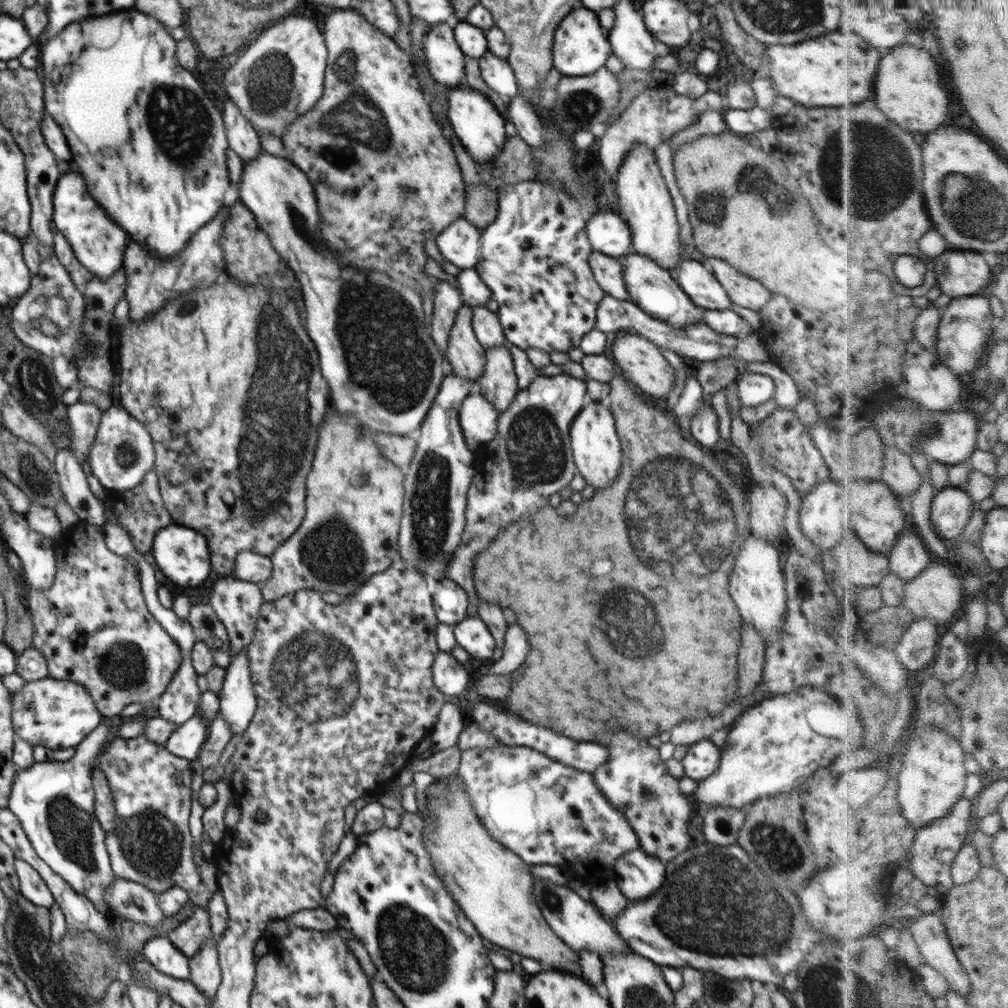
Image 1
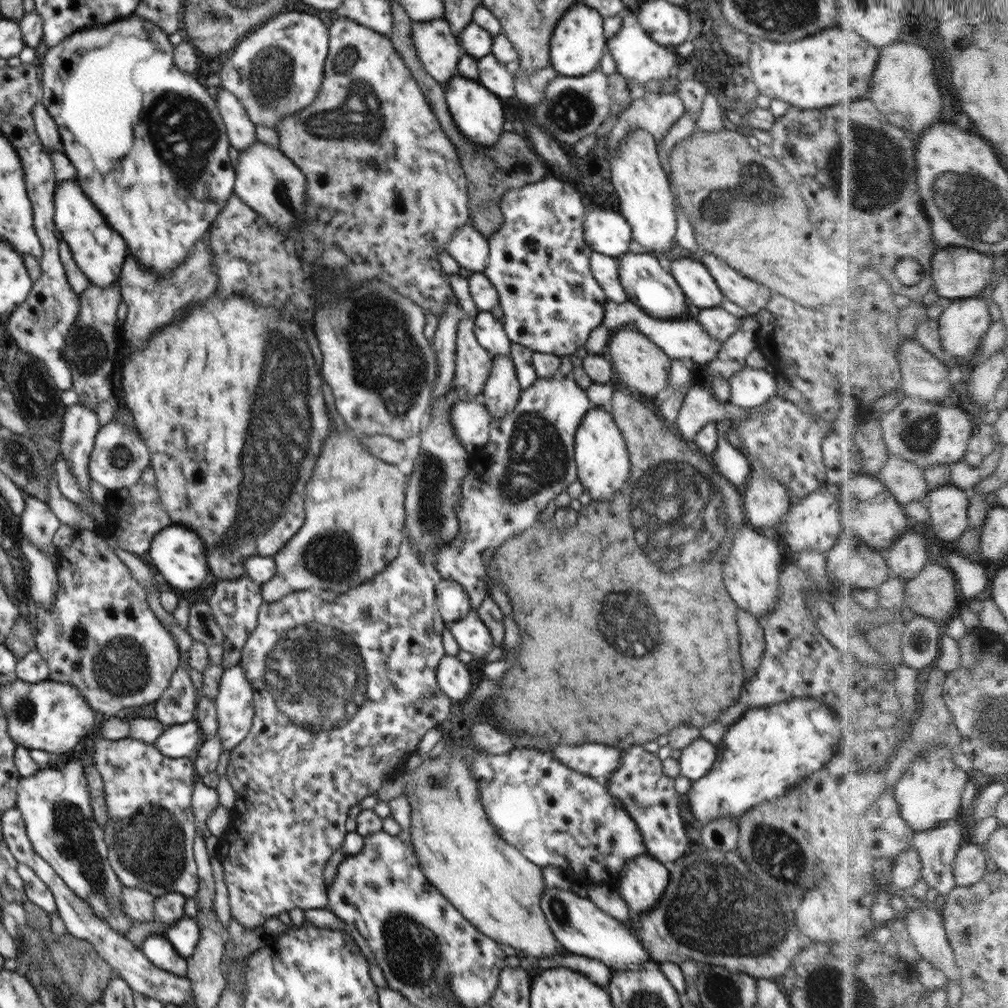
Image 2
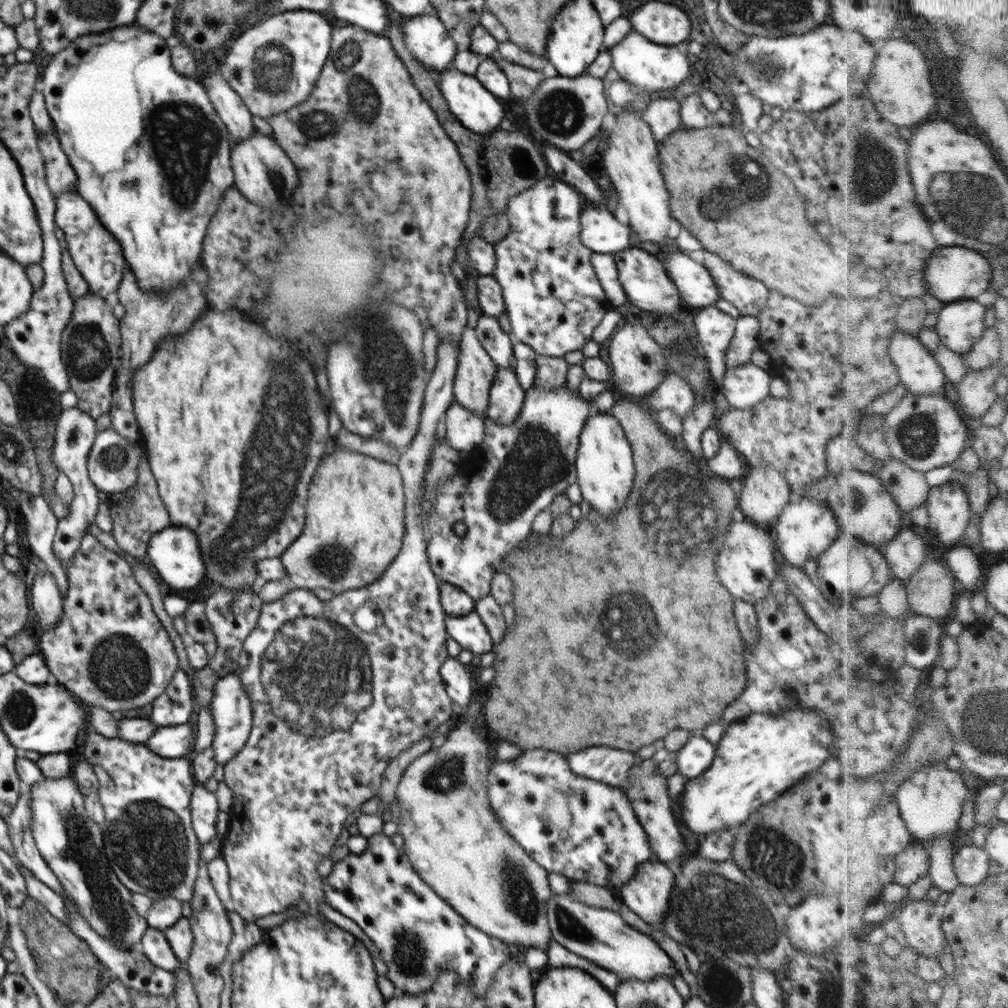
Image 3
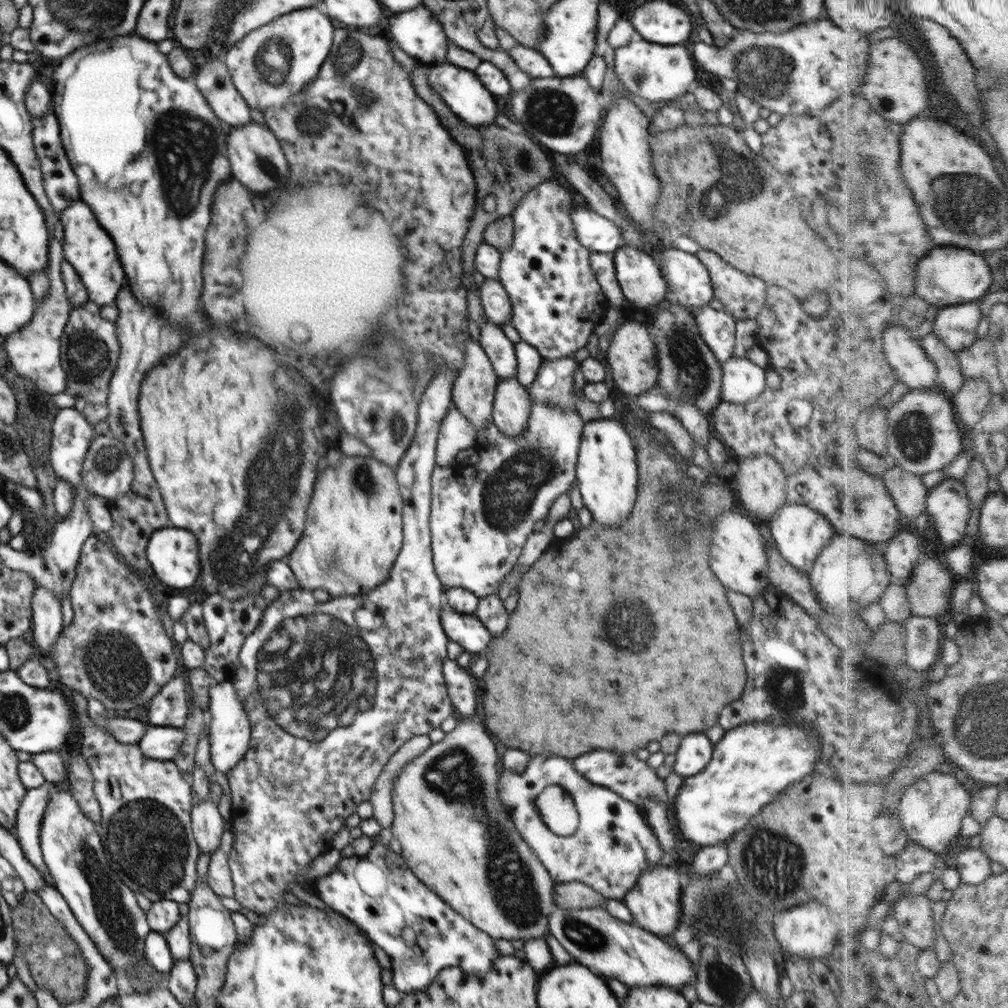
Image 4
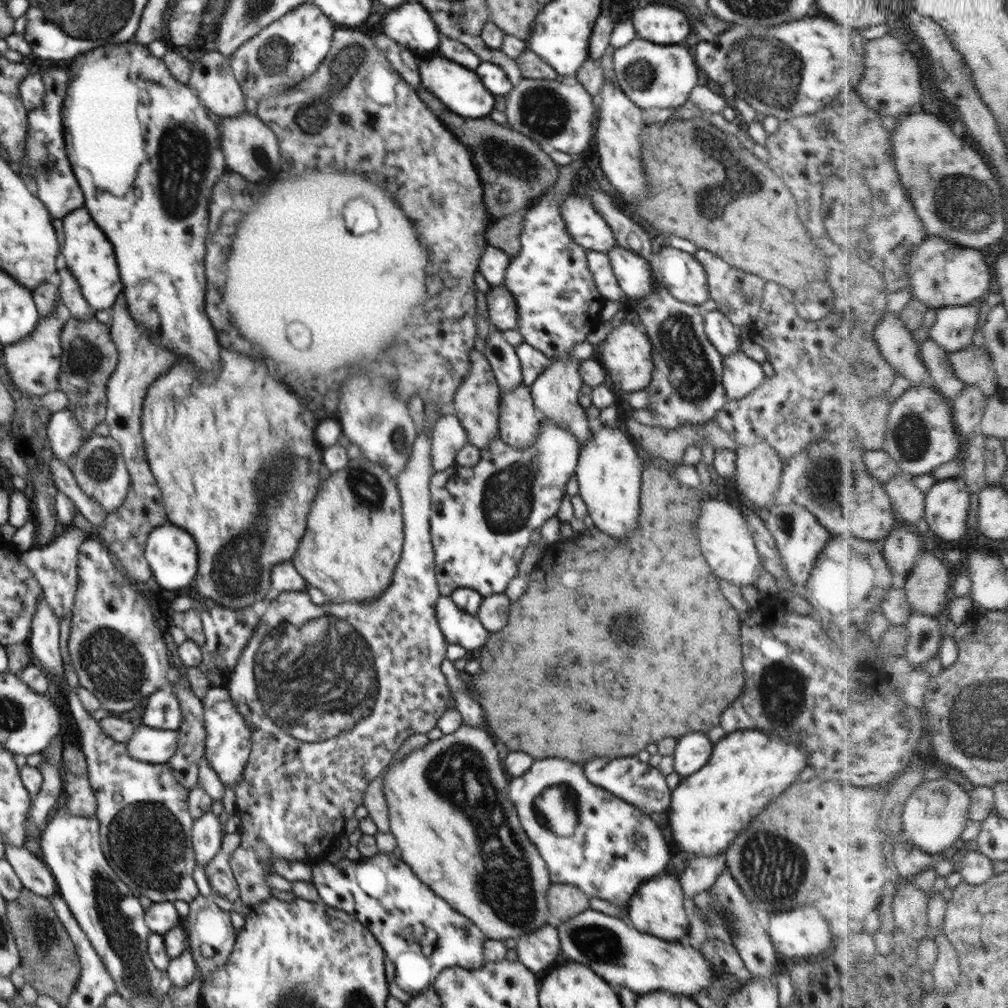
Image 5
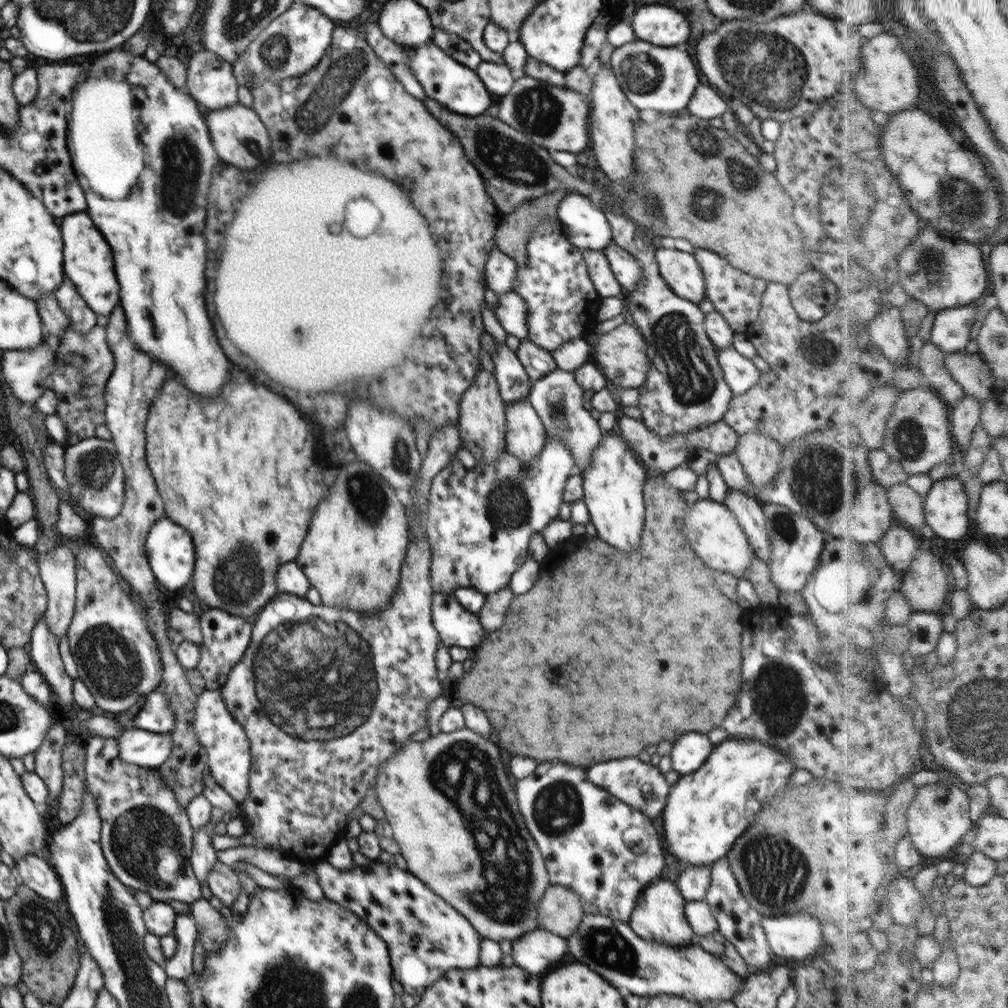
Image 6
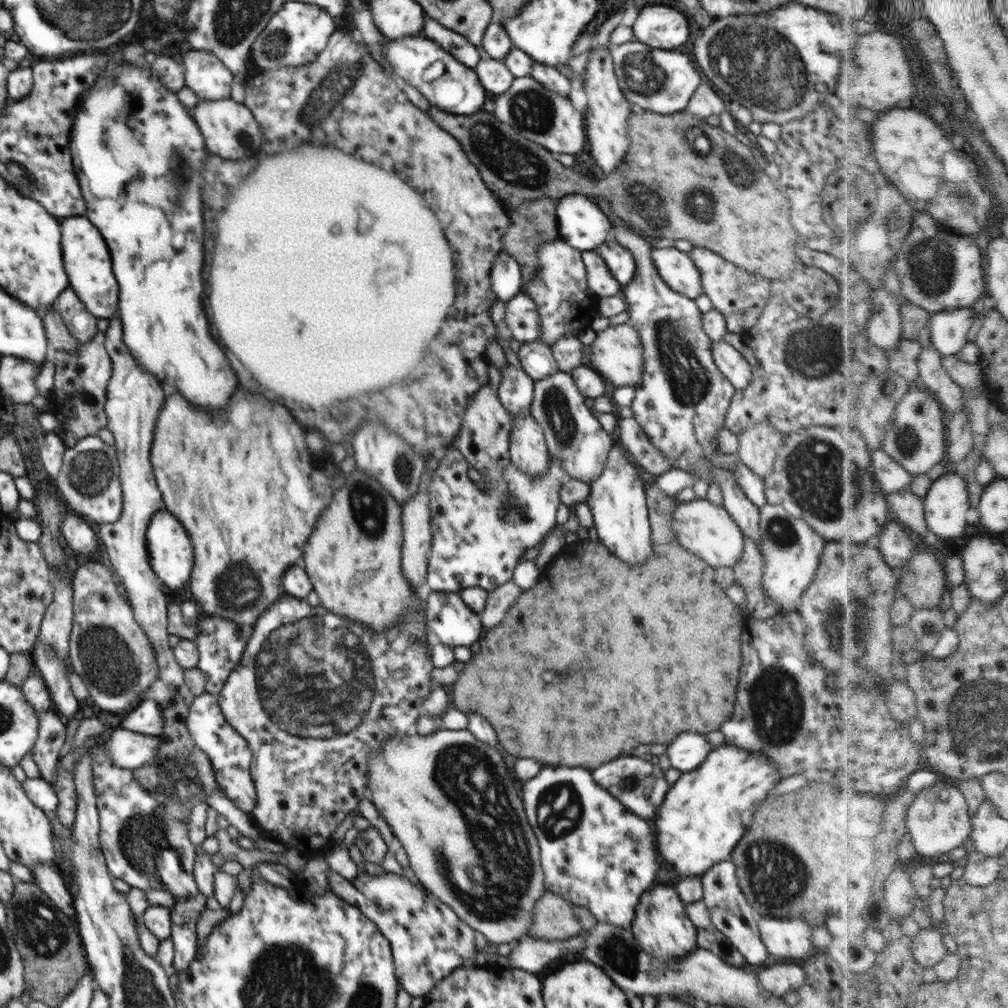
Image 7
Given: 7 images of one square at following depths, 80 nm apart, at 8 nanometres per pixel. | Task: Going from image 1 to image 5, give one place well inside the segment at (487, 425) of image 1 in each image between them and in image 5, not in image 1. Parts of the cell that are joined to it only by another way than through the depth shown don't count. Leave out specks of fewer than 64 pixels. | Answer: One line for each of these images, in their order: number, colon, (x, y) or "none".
2: (471, 421)
3: (464, 430)
4: (455, 433)
5: (448, 436)

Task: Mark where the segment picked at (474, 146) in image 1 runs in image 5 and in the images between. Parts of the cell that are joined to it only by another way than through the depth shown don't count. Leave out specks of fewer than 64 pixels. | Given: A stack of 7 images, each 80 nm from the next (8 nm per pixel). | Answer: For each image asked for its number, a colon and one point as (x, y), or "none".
2: (477, 112)
3: (478, 109)
4: (463, 92)
5: (460, 89)

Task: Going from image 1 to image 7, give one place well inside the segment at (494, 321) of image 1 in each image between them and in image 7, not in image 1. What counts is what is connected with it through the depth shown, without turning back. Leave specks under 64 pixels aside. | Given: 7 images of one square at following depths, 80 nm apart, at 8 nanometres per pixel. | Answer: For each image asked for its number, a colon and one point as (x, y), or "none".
2: (490, 333)
3: (498, 344)
4: (501, 352)
5: (504, 361)
6: (514, 384)
7: (515, 392)

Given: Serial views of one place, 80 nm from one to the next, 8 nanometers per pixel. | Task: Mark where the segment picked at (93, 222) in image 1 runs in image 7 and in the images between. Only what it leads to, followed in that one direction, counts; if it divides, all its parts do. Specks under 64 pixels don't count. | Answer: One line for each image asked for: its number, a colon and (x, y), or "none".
2: (99, 251)
3: (95, 251)
4: (89, 249)
5: (89, 256)
6: (88, 262)
7: (87, 262)

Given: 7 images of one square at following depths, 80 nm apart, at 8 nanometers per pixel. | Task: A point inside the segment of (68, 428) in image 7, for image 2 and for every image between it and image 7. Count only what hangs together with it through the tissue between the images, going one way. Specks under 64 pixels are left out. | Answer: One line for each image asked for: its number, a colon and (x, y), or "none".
2: (92, 350)
3: (91, 345)
4: (90, 350)
5: (89, 357)
6: (85, 362)

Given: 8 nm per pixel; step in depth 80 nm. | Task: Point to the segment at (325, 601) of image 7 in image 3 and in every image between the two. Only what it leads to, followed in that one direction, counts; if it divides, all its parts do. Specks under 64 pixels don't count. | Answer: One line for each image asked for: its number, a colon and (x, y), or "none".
3: (355, 517)
4: (354, 531)
5: (354, 538)
6: (356, 543)

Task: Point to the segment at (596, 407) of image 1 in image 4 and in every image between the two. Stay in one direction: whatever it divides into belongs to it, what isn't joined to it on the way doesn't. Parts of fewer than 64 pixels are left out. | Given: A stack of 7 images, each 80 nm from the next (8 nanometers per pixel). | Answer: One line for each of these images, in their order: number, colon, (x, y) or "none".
2: (603, 462)
3: (605, 469)
4: (607, 477)

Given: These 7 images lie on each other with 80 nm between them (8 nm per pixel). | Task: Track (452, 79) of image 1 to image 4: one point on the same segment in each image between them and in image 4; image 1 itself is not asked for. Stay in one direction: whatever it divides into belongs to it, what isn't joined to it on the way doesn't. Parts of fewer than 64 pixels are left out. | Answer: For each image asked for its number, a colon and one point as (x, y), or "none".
2: (436, 45)
3: (425, 36)
4: (418, 33)

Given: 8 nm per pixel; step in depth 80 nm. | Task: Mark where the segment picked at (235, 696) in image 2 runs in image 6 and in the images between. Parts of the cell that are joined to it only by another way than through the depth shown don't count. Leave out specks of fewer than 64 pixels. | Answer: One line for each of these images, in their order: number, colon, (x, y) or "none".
3: (231, 708)
4: (229, 727)
5: (228, 741)
6: (228, 749)

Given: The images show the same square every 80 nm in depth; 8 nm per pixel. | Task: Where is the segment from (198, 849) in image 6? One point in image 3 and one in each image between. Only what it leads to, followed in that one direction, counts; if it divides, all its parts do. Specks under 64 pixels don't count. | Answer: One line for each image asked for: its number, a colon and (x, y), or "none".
3: (204, 806)
4: (207, 823)
5: (208, 830)

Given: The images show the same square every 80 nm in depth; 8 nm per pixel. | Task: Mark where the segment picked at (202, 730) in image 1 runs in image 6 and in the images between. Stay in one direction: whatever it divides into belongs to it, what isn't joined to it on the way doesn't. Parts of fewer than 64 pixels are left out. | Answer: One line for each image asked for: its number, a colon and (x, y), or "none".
2: (181, 740)
3: (177, 741)
4: (161, 743)
5: (151, 745)
6: (143, 748)

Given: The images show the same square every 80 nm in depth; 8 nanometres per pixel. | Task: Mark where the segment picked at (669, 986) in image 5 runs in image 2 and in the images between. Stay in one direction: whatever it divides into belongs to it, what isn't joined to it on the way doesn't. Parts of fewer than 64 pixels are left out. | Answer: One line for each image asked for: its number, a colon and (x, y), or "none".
2: (578, 924)
3: (601, 936)
4: (609, 947)

